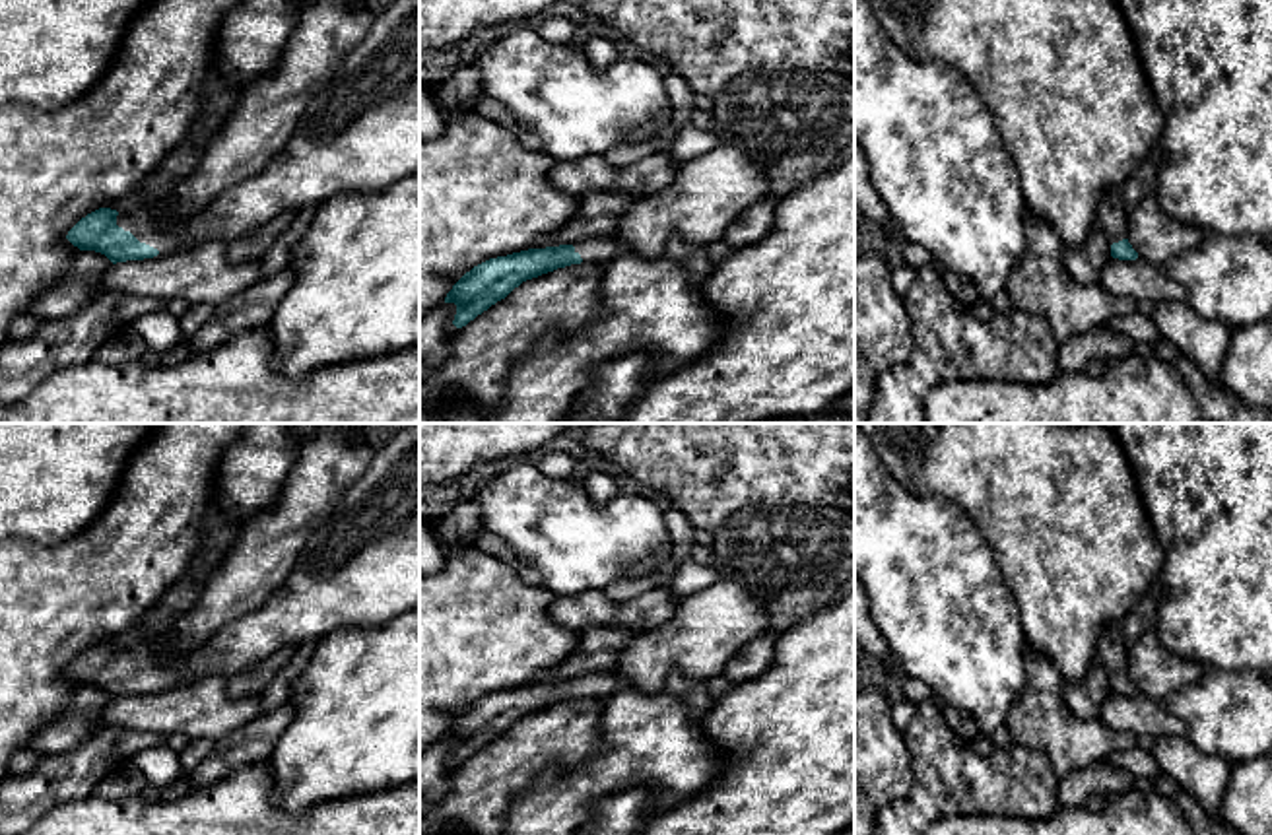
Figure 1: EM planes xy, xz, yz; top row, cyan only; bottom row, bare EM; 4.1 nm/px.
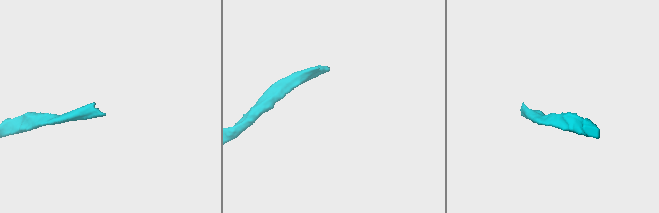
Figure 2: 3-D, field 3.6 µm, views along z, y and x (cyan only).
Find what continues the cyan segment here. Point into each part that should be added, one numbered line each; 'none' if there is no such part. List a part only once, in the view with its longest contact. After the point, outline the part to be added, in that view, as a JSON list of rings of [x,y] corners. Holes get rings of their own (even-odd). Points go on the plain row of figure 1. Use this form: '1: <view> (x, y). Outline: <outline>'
1: xy (152, 659). Outline: [[[163,631],[161,635],[118,647],[117,660],[159,687],[181,685],[186,684],[186,666],[192,652],[173,654],[173,645],[173,637]]]

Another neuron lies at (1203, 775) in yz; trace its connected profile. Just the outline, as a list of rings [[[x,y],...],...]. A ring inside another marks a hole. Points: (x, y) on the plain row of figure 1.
[[[1187,736],[1157,738],[1152,755],[1163,775],[1190,792],[1208,816],[1218,818],[1231,765],[1218,755],[1200,752]]]

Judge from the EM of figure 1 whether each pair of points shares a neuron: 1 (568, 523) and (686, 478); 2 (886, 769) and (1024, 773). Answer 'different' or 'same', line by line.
1: different
2: different

